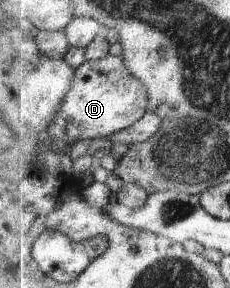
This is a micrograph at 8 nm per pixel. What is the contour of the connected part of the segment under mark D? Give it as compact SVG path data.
M107 55L100 61L87 60L77 69L73 87L67 93L55 121L51 123L51 131L47 131L44 136L71 140L73 143L85 139L107 138L107 135L128 129L145 117L148 104L149 89L139 77L134 77L129 72L122 56Z

